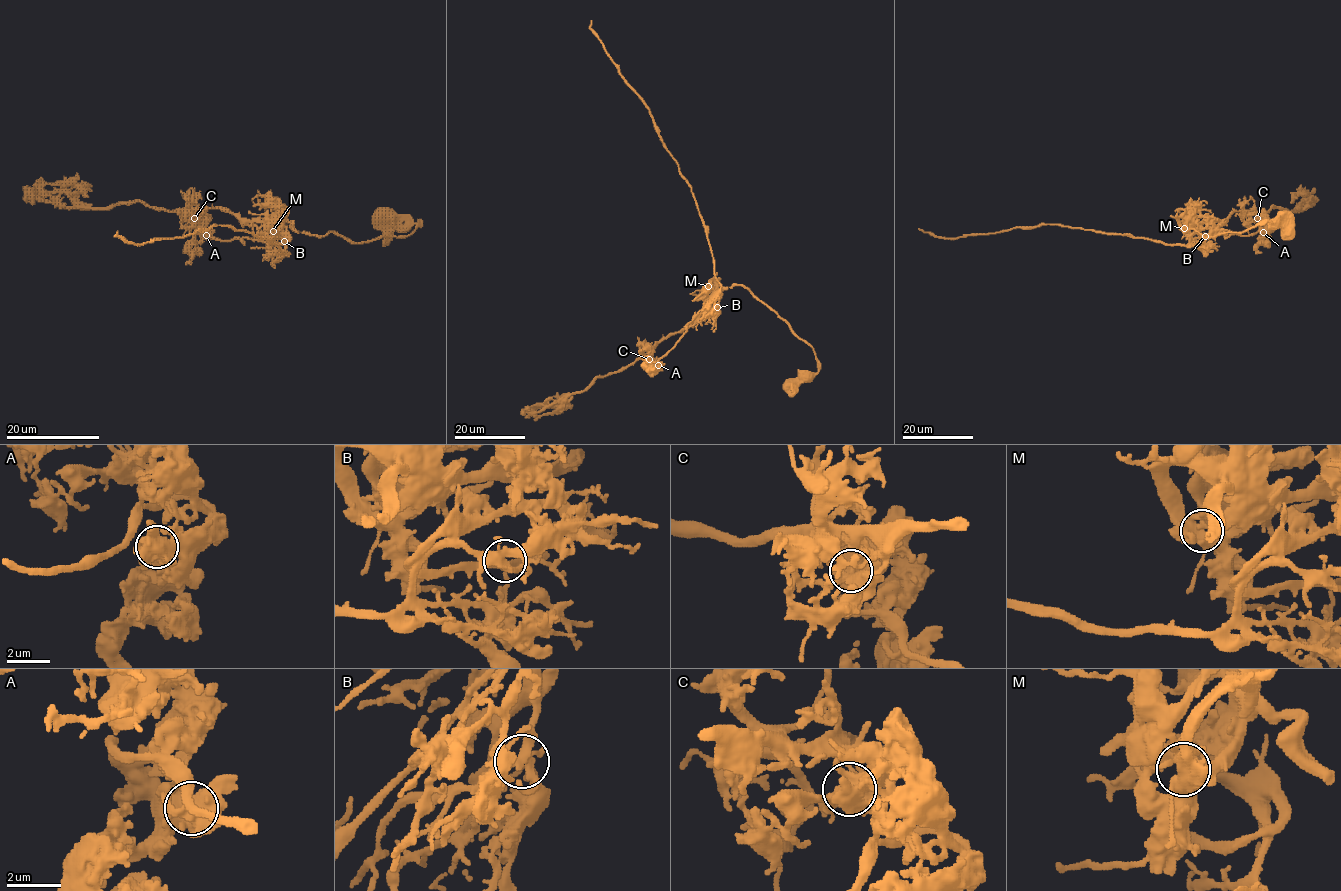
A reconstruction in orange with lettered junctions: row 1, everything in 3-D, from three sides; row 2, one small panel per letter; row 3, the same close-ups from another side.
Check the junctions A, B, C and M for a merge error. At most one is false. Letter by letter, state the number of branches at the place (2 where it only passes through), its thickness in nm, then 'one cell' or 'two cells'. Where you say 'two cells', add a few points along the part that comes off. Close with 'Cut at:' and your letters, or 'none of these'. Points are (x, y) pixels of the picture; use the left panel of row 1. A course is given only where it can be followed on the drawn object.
A: 6 | 550 nm | one cell
B: 5 | 320 nm | one cell
C: 6 | 600 nm | two cells | (194, 218), (210, 237), (254, 238), (289, 253), (232, 226), (140, 244), (117, 231)
M: 6 | 550 nm | one cell
Cut at: C

